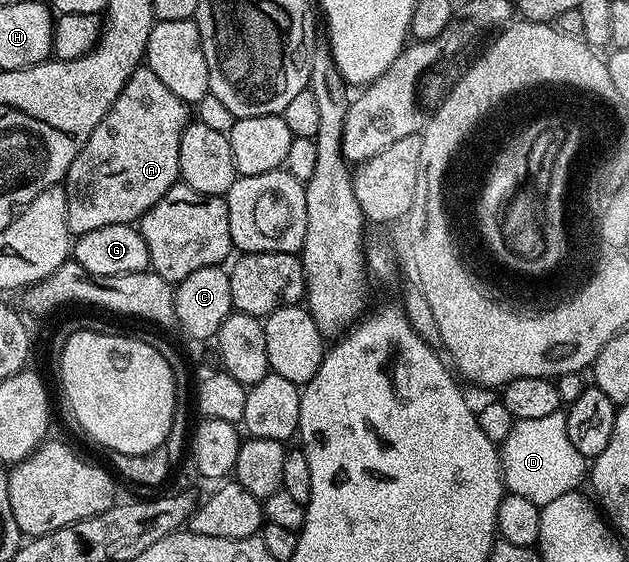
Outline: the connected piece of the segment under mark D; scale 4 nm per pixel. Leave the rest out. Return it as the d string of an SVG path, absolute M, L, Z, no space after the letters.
M556 411L550 416L539 417L538 420L516 420L511 426L504 443L500 444L501 476L506 490L510 494L527 497L537 506L545 506L563 493L576 490L581 484L583 473L587 471L587 461L582 457L567 435L566 417L564 412Z

